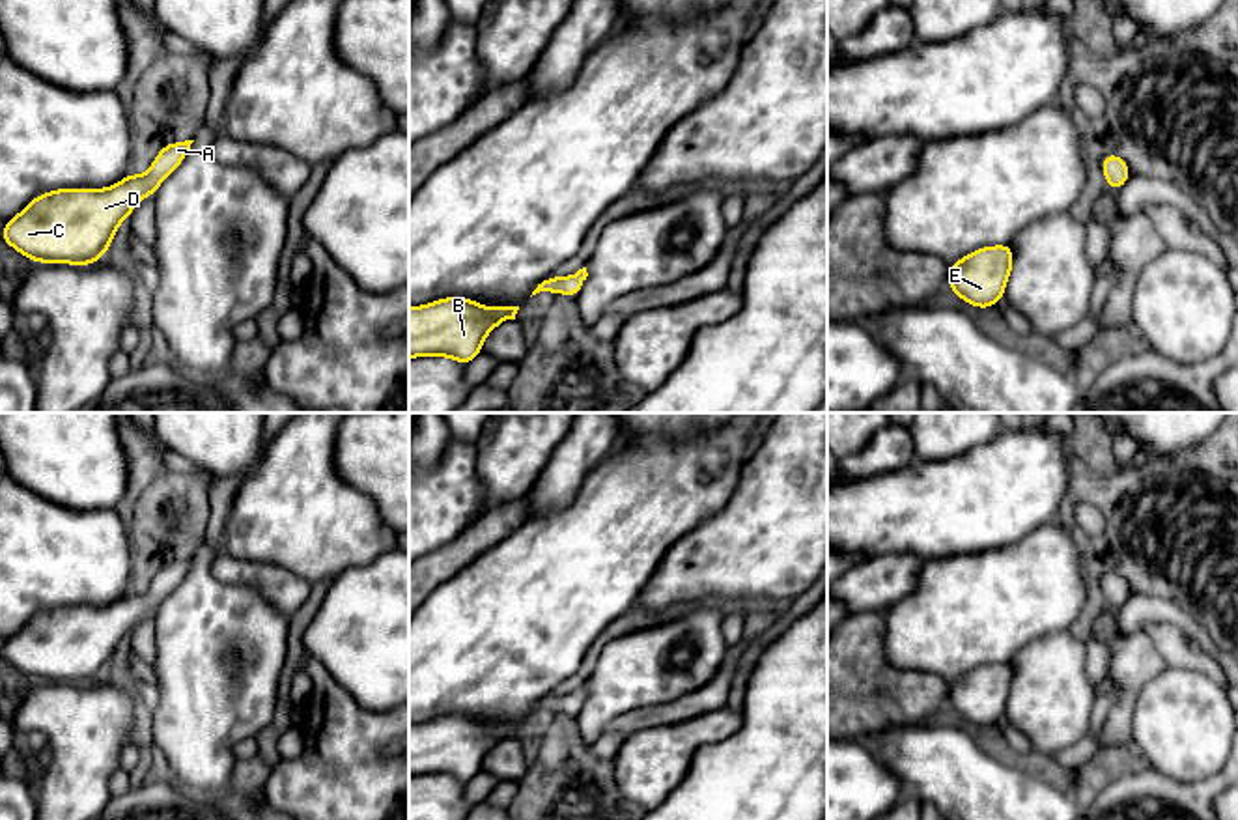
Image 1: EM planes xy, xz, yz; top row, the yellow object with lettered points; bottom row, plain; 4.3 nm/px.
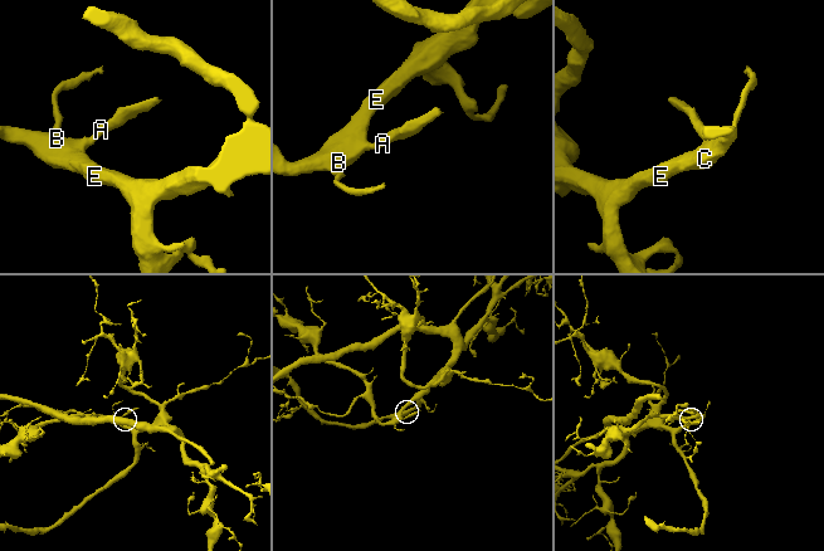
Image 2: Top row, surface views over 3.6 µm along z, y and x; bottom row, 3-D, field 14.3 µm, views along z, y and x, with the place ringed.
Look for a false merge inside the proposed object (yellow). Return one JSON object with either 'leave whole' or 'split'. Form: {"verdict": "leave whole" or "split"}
{"verdict": "leave whole"}

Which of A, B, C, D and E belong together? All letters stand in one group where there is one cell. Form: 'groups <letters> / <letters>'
groups A B C D E

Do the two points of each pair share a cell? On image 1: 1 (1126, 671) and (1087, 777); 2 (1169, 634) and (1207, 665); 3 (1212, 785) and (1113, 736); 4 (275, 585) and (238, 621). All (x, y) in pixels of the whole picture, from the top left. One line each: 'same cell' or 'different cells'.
1: same cell
2: same cell
3: different cells
4: different cells

